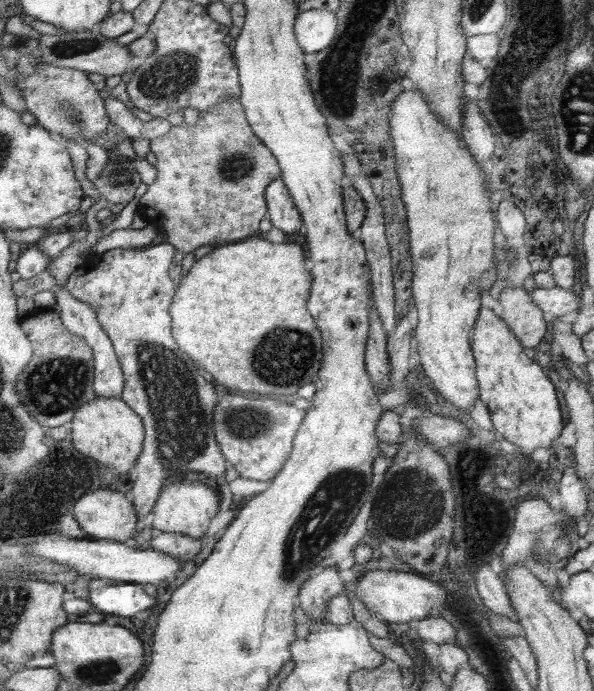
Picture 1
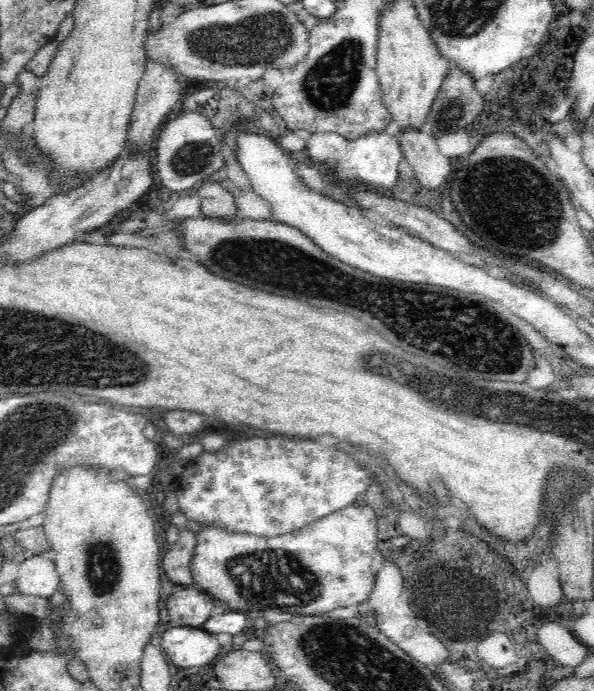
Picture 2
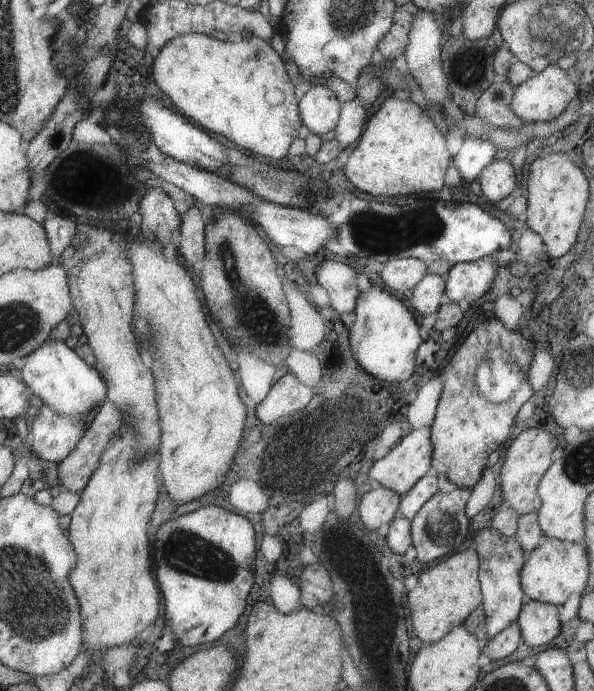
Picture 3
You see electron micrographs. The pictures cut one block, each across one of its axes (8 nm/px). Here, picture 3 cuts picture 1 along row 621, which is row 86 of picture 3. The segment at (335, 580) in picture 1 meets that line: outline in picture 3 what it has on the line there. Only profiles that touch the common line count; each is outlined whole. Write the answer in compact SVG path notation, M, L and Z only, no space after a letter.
M311 86L301 98L301 116L309 132L317 132L323 138L331 138L341 120L343 104L337 94L327 86Z

